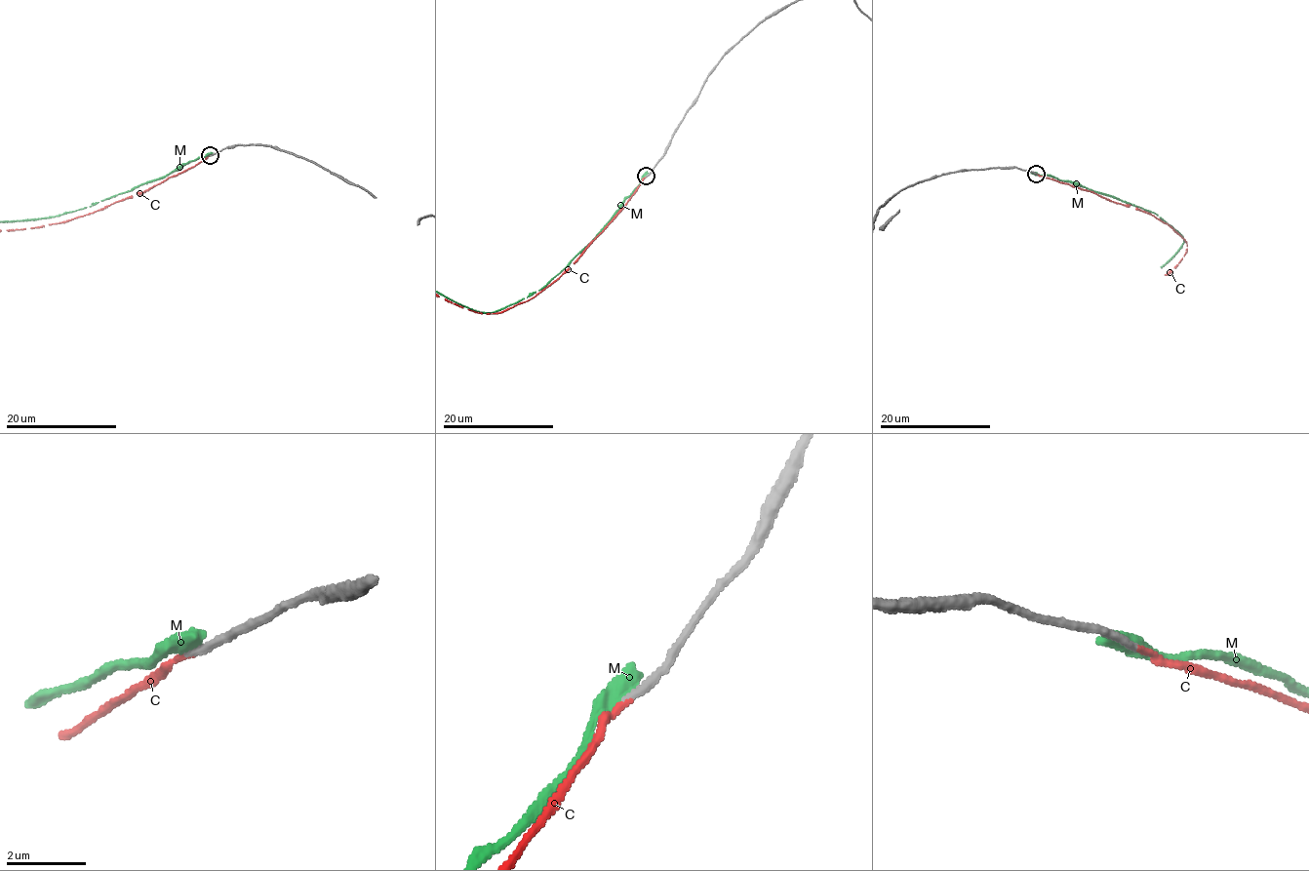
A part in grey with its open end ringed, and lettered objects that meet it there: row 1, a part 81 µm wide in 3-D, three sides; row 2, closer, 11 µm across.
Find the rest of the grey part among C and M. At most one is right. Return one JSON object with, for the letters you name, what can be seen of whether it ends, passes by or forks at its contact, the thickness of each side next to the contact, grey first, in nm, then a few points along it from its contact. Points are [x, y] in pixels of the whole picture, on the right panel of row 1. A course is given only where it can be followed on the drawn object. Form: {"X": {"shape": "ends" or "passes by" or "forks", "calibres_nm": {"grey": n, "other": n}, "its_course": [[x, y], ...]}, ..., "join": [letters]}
{"C": {"shape": "ends", "calibres_nm": {"grey": 200, "other": 160}}, "join": ["C"]}

